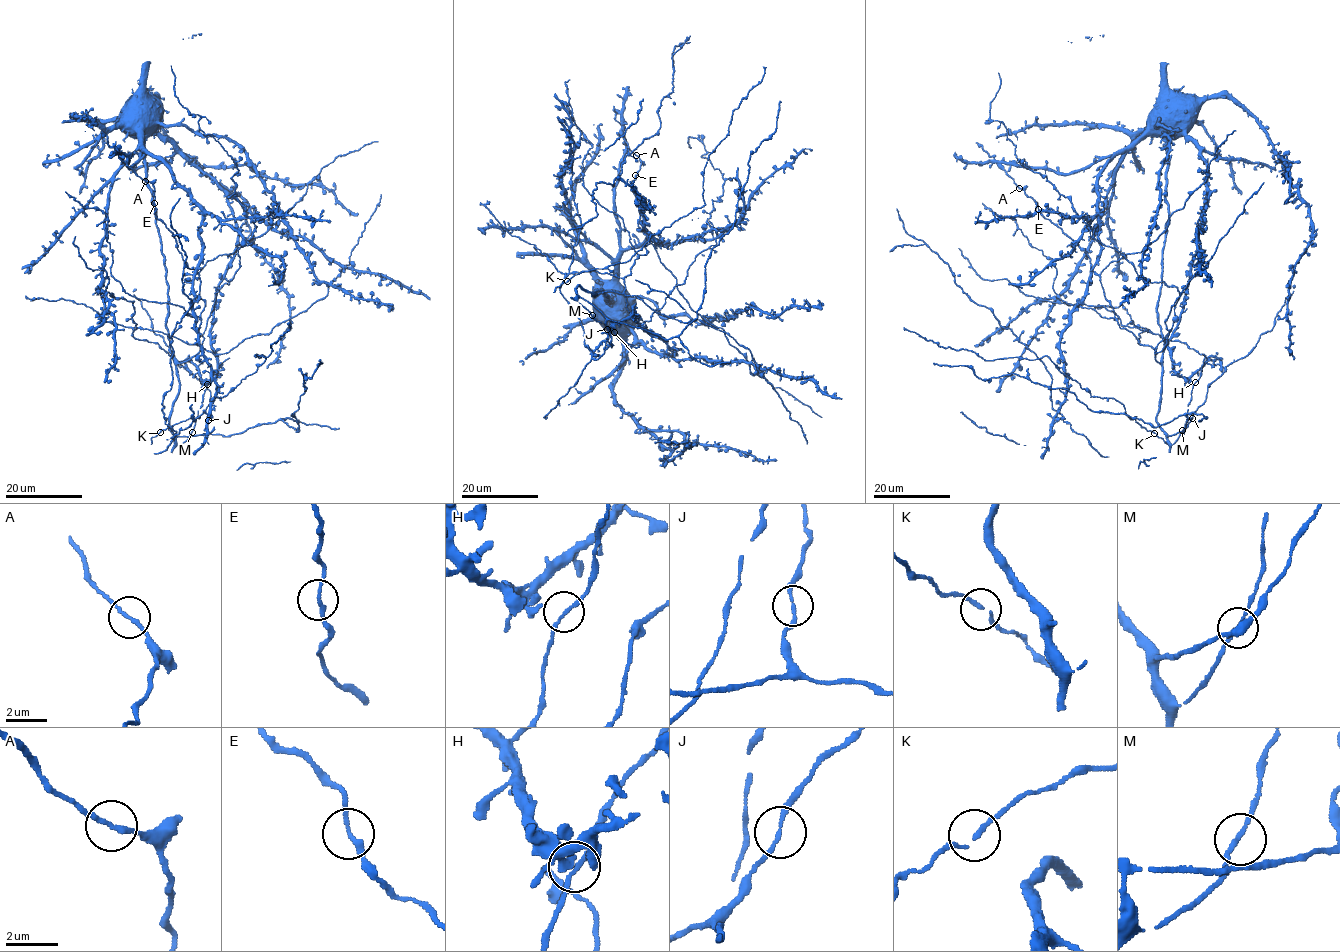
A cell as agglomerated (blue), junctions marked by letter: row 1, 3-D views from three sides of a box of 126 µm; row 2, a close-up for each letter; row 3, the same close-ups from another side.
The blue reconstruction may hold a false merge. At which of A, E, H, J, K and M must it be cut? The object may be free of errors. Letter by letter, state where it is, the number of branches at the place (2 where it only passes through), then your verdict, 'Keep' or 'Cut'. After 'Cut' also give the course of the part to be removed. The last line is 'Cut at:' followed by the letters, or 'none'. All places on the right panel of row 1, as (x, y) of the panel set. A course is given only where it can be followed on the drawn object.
A: Place: (1019, 188). Branches: 2. Keep
E: Place: (1038, 209). Branches: 2. Keep
H: Place: (1195, 382). Branches: 2. Keep
J: Place: (1192, 418). Branches: 2. Keep
K: Place: (1154, 433). Branches: 2. Keep
M: Place: (1182, 430). Branches: 2. Keep
Cut at: none

